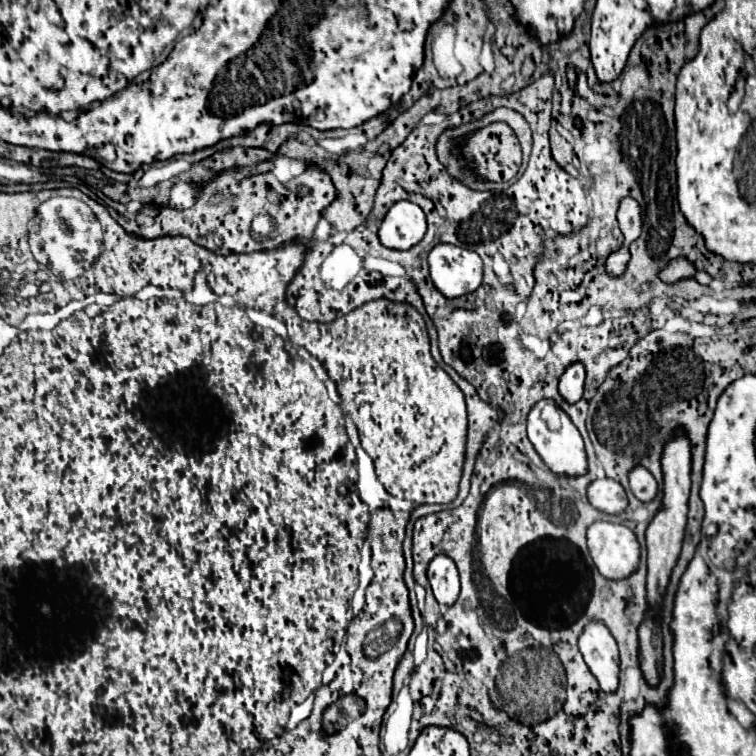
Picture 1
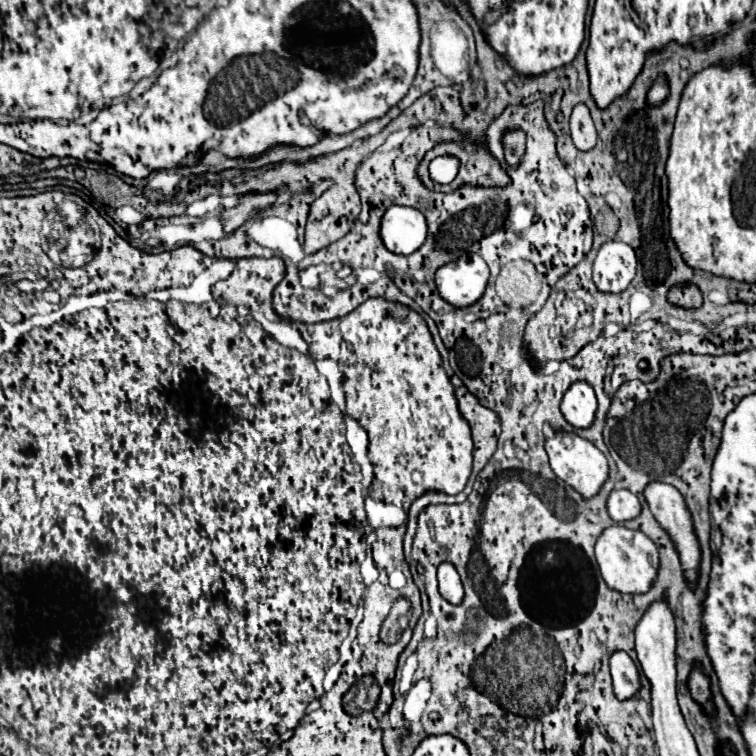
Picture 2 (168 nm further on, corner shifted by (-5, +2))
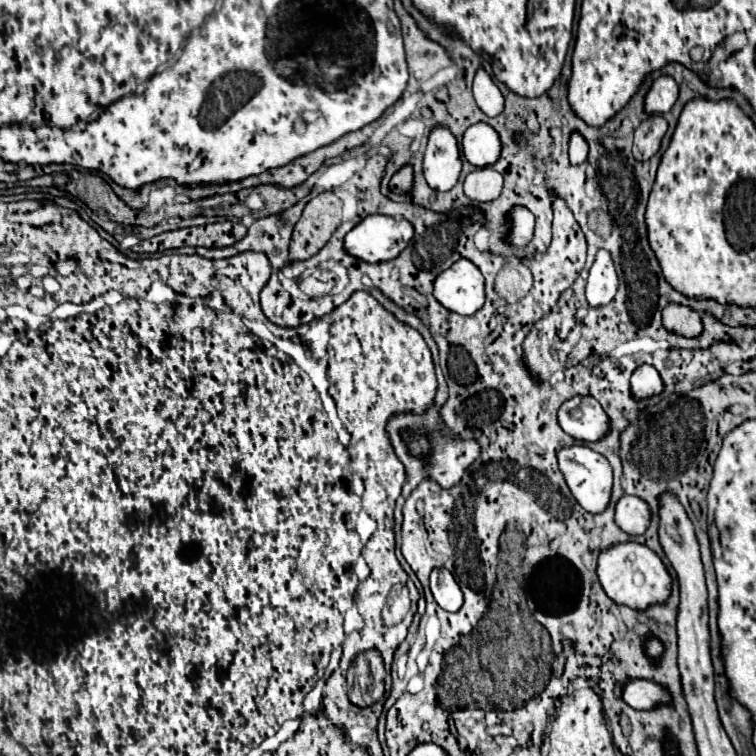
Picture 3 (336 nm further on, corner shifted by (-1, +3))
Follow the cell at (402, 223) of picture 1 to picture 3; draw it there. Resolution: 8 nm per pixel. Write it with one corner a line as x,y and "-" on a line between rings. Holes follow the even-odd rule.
370,215
346,233
344,251
366,263
382,263
398,257
412,235
414,227
408,221
396,223
388,215

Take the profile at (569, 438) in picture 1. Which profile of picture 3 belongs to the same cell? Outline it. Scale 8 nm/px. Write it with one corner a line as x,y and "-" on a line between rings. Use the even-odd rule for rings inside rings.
574,445
558,453
558,463
572,495
588,513
596,515
604,511
604,507
608,507
610,495
612,495
612,467
604,455
588,449
586,445

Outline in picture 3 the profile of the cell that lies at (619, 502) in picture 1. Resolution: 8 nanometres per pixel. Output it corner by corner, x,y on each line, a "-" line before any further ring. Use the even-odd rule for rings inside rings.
624,495
616,503
616,525
628,535
646,533
648,523
650,523
650,507
648,503
644,503
644,499
634,495

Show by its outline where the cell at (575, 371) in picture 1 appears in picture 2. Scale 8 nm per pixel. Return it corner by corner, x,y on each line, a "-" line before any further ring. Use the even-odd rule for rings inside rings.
578,380
568,388
560,406
564,418
576,428
588,428
594,420
596,408
598,404
596,404
594,390
584,380

